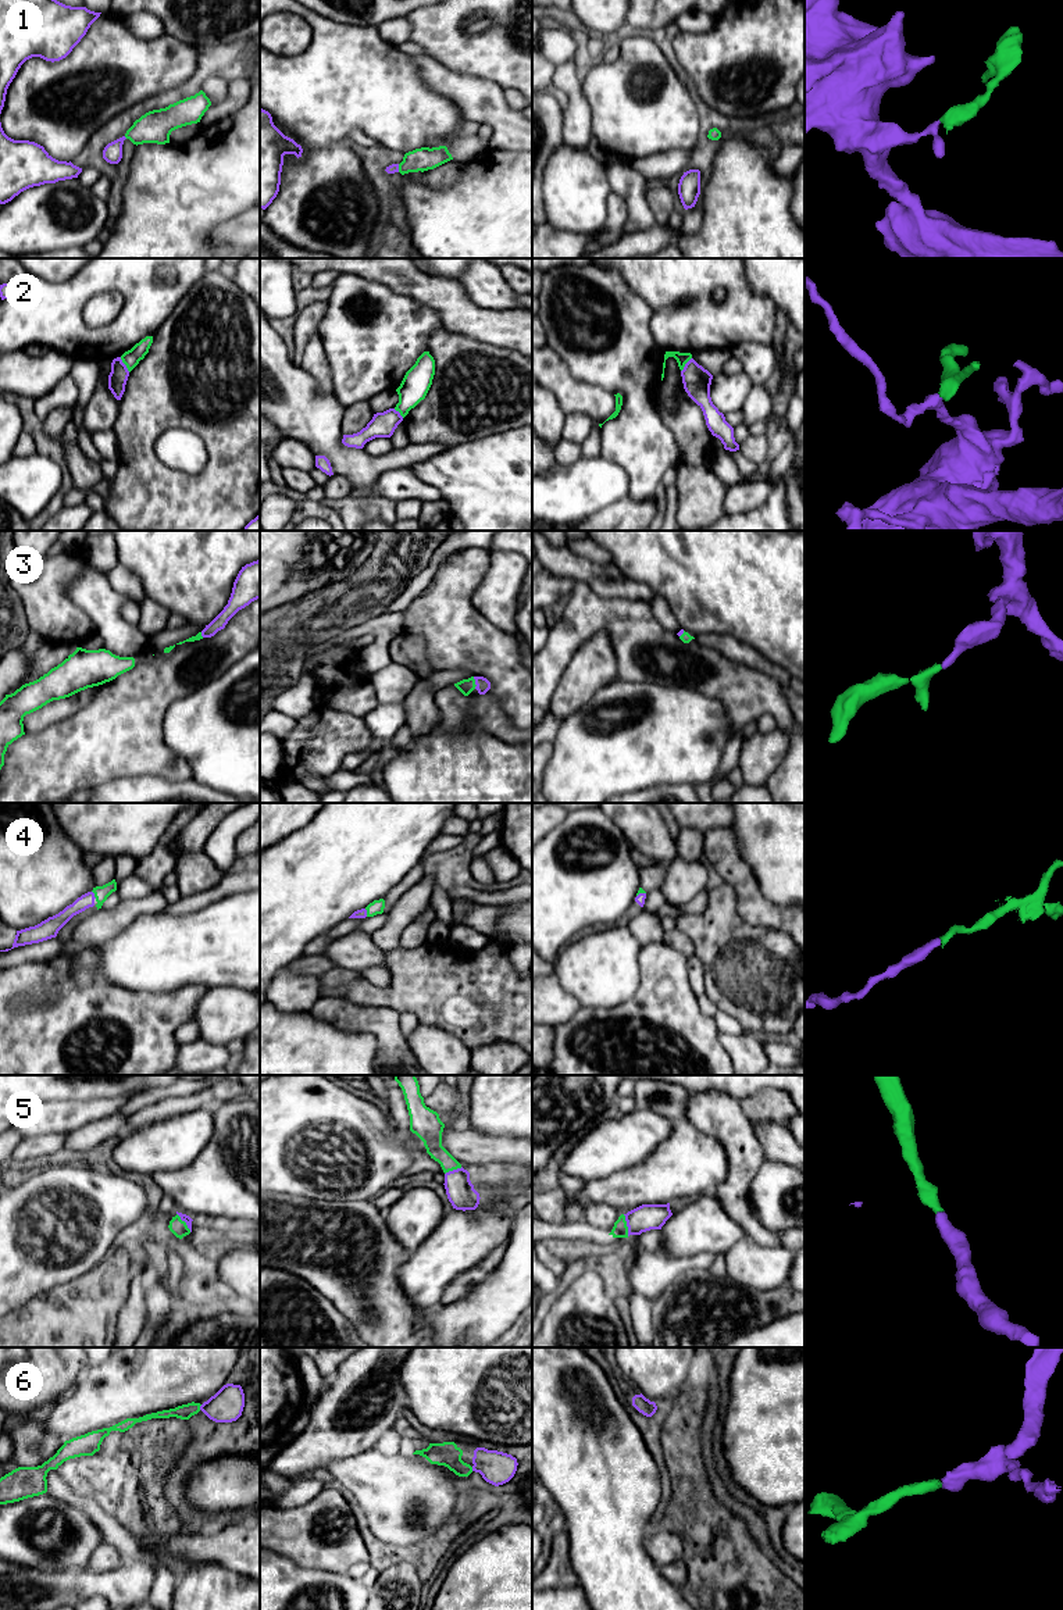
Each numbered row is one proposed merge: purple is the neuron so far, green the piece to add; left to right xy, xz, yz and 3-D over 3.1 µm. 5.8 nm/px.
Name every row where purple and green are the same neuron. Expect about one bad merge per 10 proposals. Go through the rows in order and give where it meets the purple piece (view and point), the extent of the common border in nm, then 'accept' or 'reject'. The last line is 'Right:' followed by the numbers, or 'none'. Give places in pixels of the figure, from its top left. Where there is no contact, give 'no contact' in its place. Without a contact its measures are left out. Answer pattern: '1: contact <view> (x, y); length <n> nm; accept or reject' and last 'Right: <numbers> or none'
1: contact xz (398, 168); length 50 nm; accept
2: contact xy (124, 364); length 110 nm; reject
3: contact xz (475, 682); length 70 nm; accept
4: contact xz (366, 913); length 50 nm; accept
5: contact yz (627, 1225); length 130 nm; accept
6: contact xy (200, 1407); length 40 nm; accept
Right: 1, 3, 4, 5, 6

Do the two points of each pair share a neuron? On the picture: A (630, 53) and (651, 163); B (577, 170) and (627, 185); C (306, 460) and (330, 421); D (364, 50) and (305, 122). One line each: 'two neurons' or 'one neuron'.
A: two neurons
B: two neurons
C: two neurons
D: one neuron

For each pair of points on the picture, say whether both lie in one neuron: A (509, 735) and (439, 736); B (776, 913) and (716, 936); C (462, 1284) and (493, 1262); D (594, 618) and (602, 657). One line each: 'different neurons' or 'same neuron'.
A: different neurons
B: different neurons
C: same neuron
D: different neurons

